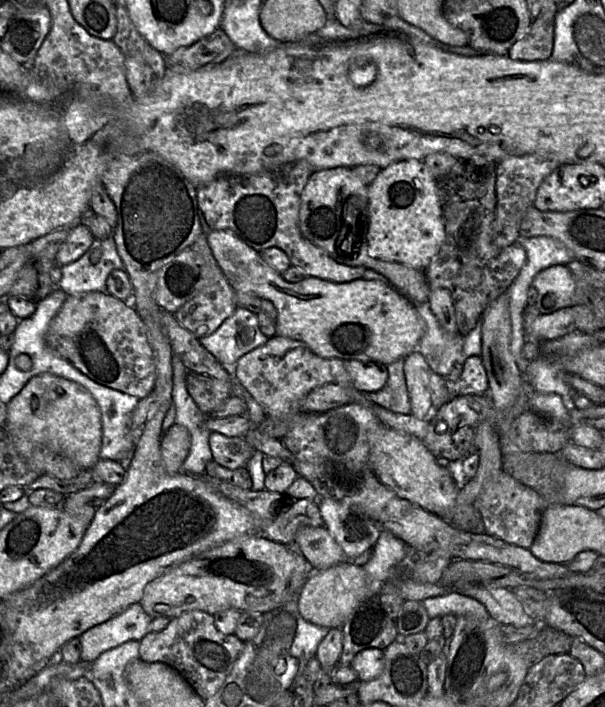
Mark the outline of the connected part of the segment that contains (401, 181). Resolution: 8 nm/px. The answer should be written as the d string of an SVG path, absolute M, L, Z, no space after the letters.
M404 160L381 170L368 186L368 254L423 271L442 248L445 223L437 180L422 160Z

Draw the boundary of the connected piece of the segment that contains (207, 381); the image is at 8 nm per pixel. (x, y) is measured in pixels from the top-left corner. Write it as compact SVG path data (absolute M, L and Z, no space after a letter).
M192 371L187 372L186 387L199 410L206 416L232 396L230 382Z

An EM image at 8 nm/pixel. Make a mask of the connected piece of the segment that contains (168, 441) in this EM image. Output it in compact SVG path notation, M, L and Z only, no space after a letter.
M178 423L171 426L164 434L160 453L163 467L168 474L183 473L181 467L189 453L190 445L188 429Z

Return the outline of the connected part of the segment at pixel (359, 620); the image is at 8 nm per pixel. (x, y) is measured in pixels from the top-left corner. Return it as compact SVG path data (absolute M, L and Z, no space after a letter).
M379 594L363 599L340 628L343 632L343 646L336 665L338 667L349 666L355 655L362 650L378 648L383 651L398 637L396 621L383 609Z

